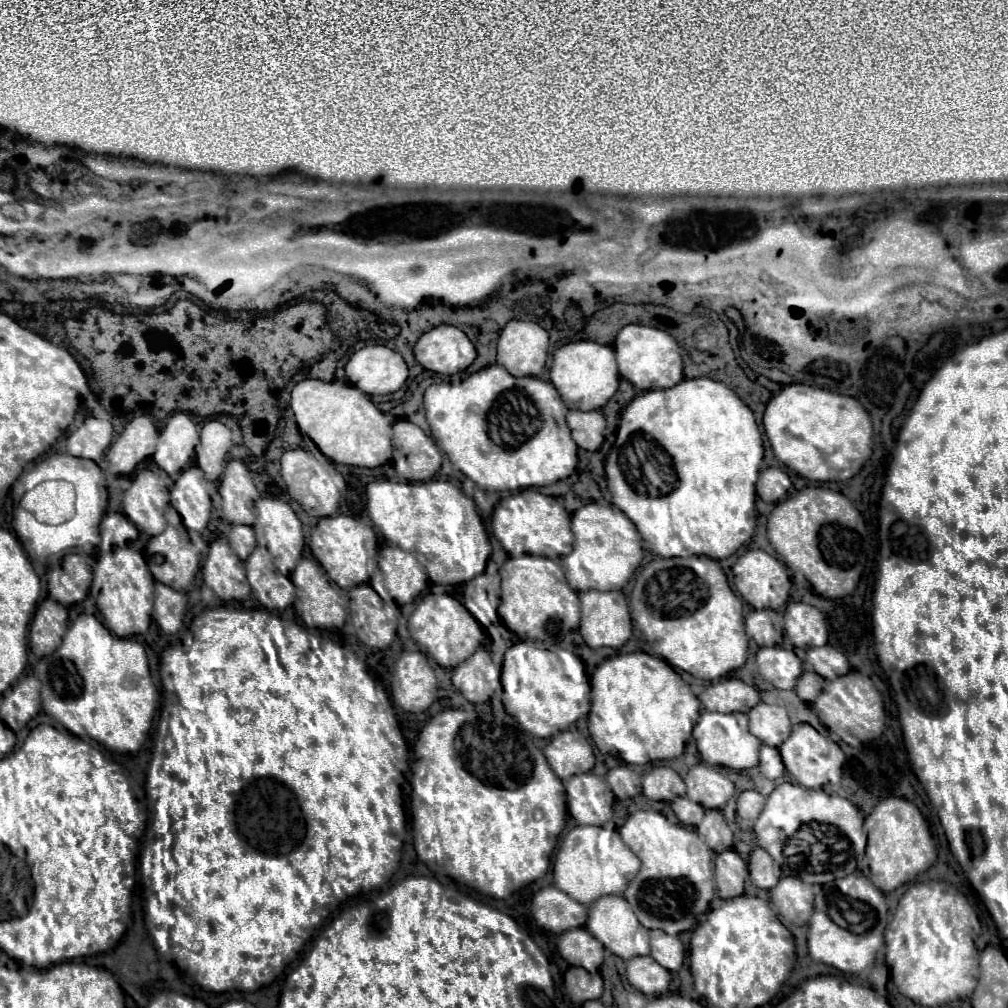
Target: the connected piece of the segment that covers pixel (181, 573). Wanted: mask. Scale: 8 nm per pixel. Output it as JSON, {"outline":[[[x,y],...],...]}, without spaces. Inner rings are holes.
{"outline":[[[180,522],[180,524],[170,524],[162,534],[150,538],[150,542],[146,544],[146,550],[144,550],[144,558],[146,558],[146,564],[156,582],[162,582],[178,592],[186,592],[200,569],[201,552],[206,550],[206,546],[207,543],[200,533],[186,530]]]}

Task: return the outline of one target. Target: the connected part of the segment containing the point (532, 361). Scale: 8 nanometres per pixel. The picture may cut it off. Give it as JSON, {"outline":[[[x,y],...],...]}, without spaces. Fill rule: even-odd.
{"outline":[[[510,320],[498,338],[498,364],[514,376],[538,376],[548,356],[548,334],[536,322]]]}

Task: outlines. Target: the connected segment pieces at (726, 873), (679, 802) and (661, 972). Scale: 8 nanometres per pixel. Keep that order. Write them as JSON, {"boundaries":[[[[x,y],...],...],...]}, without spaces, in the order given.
{"boundaries":[[[[726,850],[716,858],[716,886],[720,898],[736,898],[744,892],[748,866],[736,850]]],[[[686,796],[674,798],[672,810],[678,816],[678,820],[682,824],[686,824],[686,826],[698,826],[702,822],[702,816],[704,816],[704,808],[700,804],[688,800]]],[[[650,956],[630,958],[630,962],[626,962],[626,976],[628,982],[646,996],[664,994],[670,984],[670,972]]]]}

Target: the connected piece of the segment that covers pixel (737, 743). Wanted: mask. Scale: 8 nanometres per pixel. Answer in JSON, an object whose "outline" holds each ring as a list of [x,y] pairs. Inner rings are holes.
{"outline":[[[702,712],[694,726],[694,742],[704,762],[712,766],[726,766],[732,770],[750,770],[758,766],[758,752],[762,742],[754,738],[748,730],[740,728],[734,714],[718,714],[718,712]]]}

